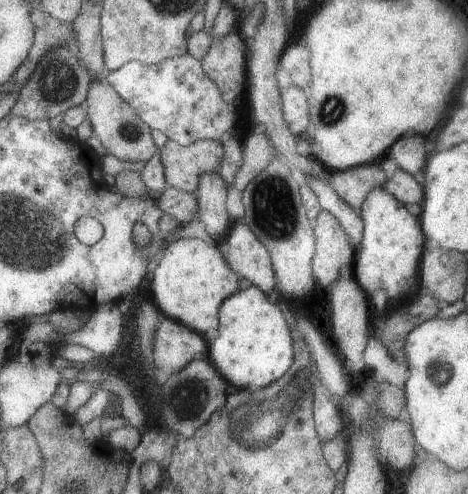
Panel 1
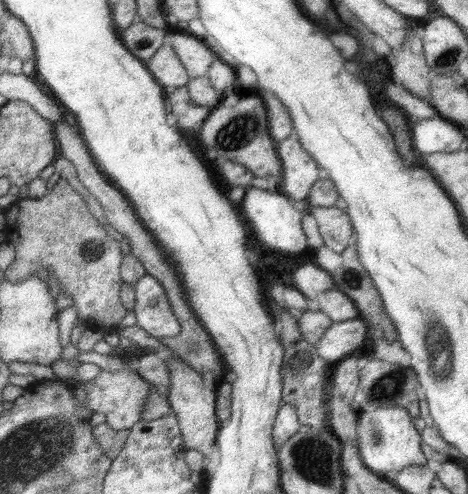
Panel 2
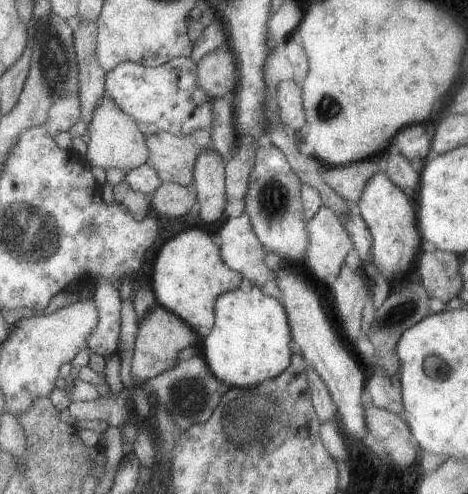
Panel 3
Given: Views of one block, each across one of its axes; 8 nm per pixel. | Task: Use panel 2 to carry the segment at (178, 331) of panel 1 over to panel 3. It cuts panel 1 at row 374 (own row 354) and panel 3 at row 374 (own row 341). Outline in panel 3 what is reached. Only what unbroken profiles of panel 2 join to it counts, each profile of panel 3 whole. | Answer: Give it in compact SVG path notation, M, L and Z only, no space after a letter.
M159 304L151 308L141 320L137 320L137 326L139 328L135 334L135 346L133 346L133 358L131 358L131 380L137 386L145 384L145 380L149 378L157 378L159 374L167 372L177 362L177 354L181 348L199 346L201 336L187 322L183 322L179 316L175 316L173 312L169 312Z

